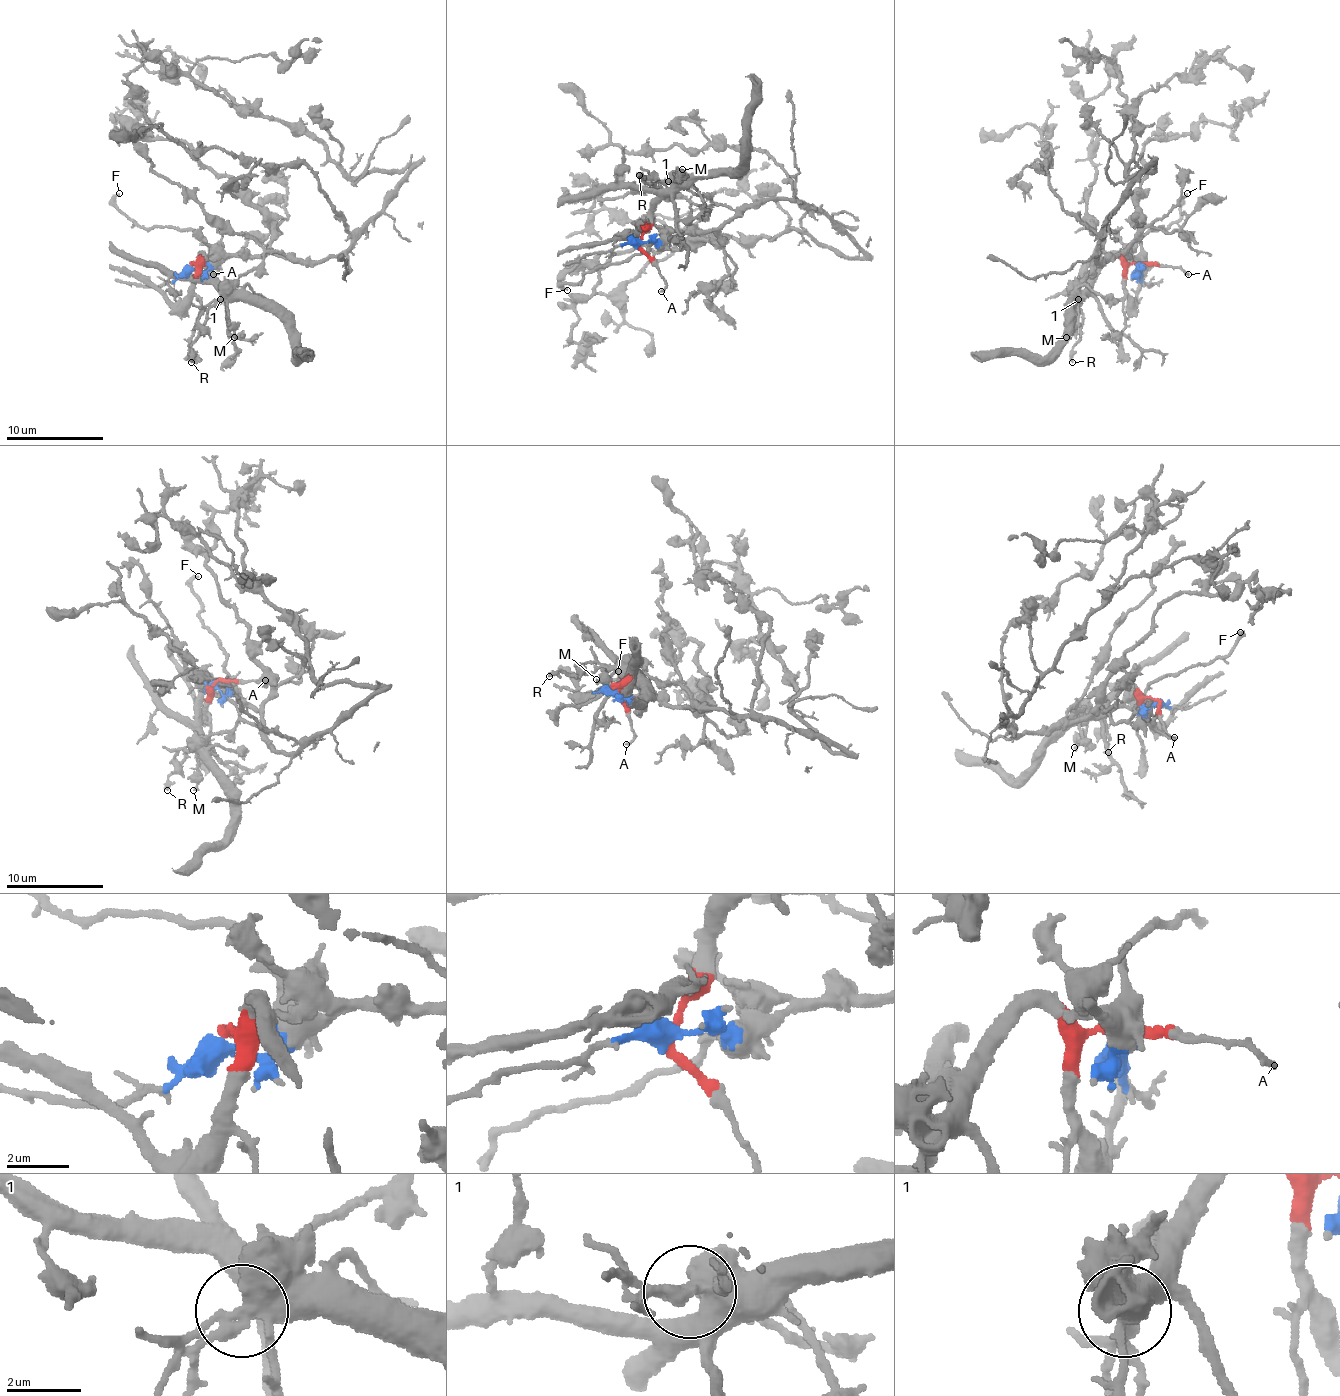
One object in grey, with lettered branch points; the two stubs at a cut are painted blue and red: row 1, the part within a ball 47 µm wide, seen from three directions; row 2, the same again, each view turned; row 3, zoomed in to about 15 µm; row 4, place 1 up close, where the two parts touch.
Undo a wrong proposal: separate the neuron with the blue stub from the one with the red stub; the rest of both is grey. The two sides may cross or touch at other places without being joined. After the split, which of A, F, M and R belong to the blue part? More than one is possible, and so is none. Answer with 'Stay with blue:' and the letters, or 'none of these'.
Stay with blue: F

